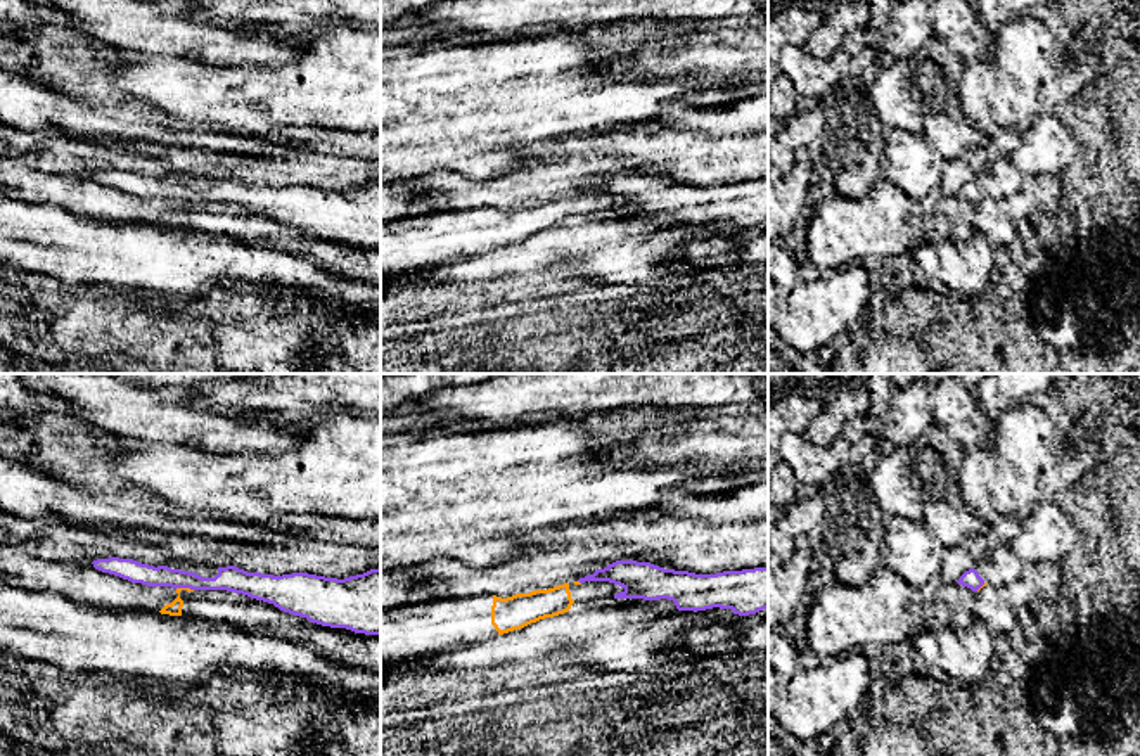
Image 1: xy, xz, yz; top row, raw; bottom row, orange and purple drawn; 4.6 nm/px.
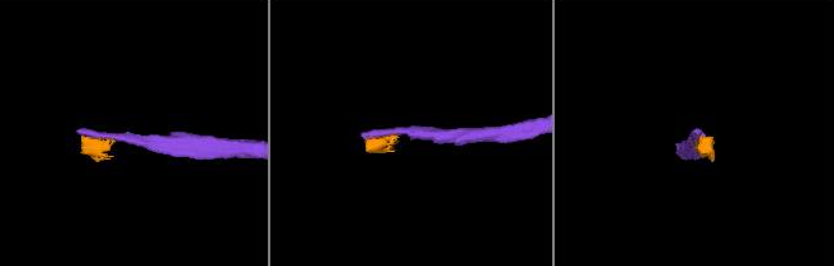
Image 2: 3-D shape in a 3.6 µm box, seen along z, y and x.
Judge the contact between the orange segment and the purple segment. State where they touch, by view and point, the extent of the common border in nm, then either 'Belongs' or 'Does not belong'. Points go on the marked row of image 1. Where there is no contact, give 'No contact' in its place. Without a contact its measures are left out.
Touches orange at xy (185, 589). Shared border 80 nm. Does not belong

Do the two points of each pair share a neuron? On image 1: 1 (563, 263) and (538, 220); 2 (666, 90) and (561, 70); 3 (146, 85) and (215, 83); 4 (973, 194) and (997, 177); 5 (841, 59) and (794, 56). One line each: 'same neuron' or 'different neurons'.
1: different neurons
2: same neuron
3: same neuron
4: same neuron
5: same neuron

